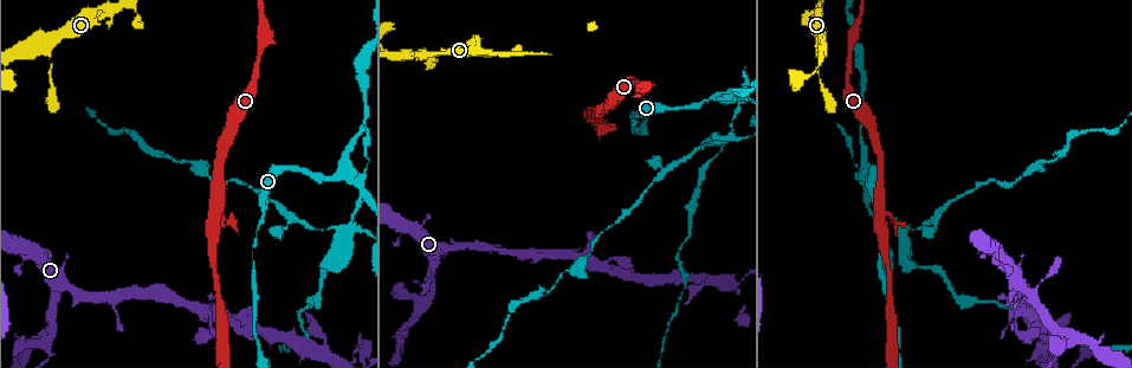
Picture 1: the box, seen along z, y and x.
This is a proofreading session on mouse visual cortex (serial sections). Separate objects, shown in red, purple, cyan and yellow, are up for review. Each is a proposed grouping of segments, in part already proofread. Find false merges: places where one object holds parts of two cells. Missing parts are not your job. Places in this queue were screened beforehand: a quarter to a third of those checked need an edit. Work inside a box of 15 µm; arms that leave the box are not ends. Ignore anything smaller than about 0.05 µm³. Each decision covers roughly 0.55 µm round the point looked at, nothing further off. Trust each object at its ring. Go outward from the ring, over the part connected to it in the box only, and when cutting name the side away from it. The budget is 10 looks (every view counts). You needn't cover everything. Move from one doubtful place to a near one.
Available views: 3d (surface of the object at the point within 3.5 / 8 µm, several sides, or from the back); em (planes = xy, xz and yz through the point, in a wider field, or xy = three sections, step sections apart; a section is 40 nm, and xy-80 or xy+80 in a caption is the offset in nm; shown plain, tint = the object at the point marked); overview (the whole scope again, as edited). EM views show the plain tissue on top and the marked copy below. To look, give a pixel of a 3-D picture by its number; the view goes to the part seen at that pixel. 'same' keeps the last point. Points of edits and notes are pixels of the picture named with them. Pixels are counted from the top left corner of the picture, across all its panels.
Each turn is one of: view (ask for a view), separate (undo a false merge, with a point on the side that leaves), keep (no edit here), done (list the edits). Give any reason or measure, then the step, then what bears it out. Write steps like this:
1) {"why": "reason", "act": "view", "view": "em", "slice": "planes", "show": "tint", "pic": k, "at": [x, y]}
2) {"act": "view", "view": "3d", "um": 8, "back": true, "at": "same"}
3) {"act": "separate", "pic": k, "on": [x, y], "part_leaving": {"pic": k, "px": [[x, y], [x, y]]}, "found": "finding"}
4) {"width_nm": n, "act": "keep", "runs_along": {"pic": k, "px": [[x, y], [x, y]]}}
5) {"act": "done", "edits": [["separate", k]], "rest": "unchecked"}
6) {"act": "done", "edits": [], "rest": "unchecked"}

{"why": "arms part here", "act": "view", "view": "3d", "um": 3.5, "pic": 1, "at": [215, 213]}

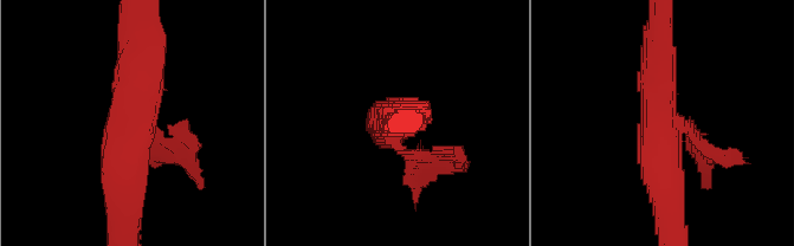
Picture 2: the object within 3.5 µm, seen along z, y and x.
{"act": "view", "view": "em", "slice": "xy", "step": 5, "show": "tint", "pic": 2, "at": [127, 122]}

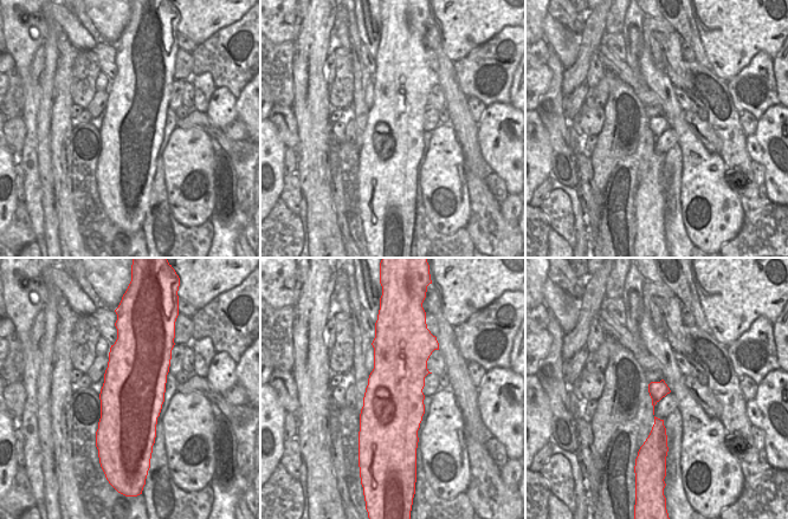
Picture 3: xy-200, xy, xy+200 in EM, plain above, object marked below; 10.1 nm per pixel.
{"act": "separate", "pic": 2, "on": [185, 133], "part_leaving": {"pic": 2, "px": [[405, 150], [467, 168]]}, "found": "two cells meet here"}

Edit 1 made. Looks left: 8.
{"act": "view", "view": "overview"}

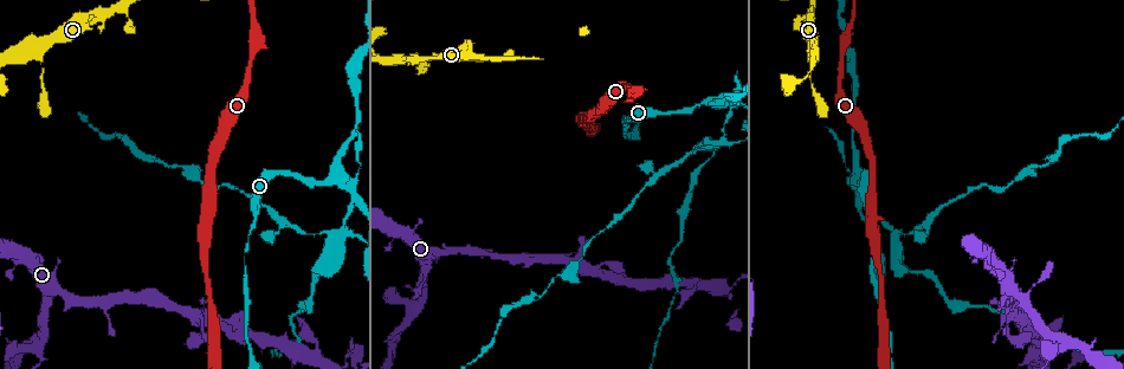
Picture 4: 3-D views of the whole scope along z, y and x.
{"why": "sharp bend", "act": "view", "view": "3d", "um": 3.5, "back": true, "pic": 4, "at": [502, 57]}

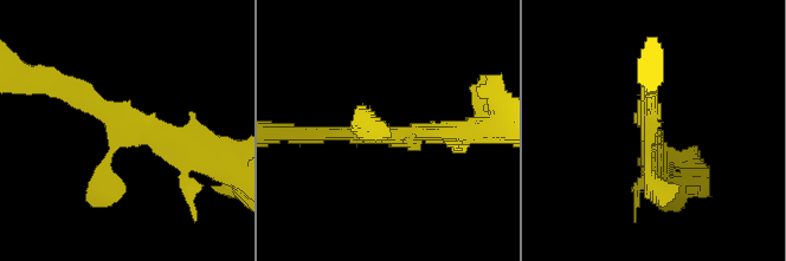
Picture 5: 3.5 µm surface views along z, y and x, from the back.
{"why": "need the tissue", "act": "view", "view": "em", "slice": "xy", "step": 3, "show": "tint", "pic": 5, "at": [646, 140]}

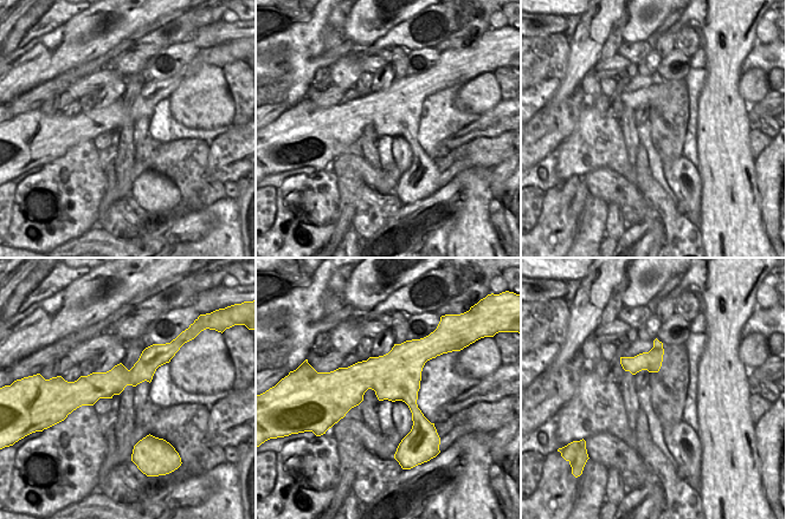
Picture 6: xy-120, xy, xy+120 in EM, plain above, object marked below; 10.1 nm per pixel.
{"act": "keep", "found": "one cell here"}

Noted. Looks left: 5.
{"why": "four arms meet", "act": "view", "view": "3d", "um": 3.5, "pic": 4, "at": [855, 183]}

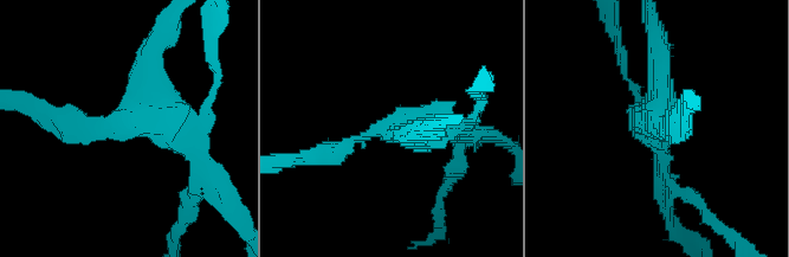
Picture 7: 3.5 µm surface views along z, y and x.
{"arms": 4, "arm_widths_nm": [150, 150, 250, 300], "act": "view", "view": "em", "slice": "planes", "show": "tint", "pic": 7, "at": [653, 123]}

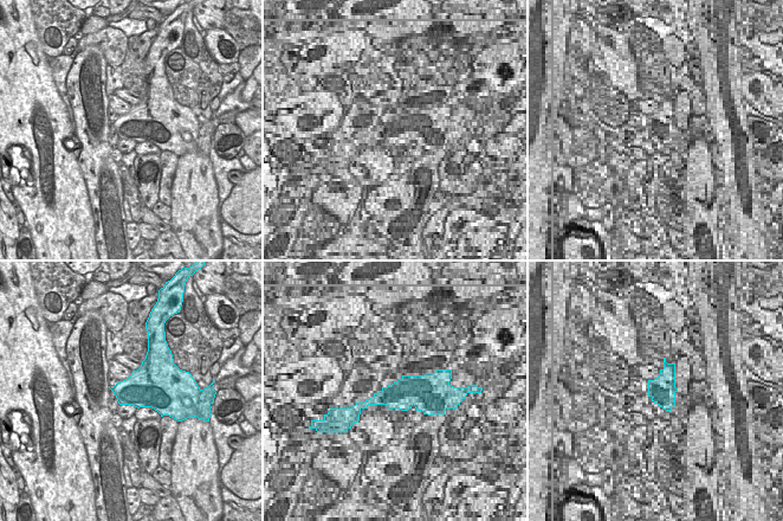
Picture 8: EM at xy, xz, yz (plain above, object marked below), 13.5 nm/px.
{"width_nm": 550, "act": "keep", "runs_along": {"pic": 7, "px": [[70, 124], [161, 121], [193, 172]]}, "found": "continuous, no second cell"}

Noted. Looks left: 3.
{"why": "three arms meet", "act": "view", "view": "3d", "um": 3.5, "pic": 4, "at": [423, 267]}

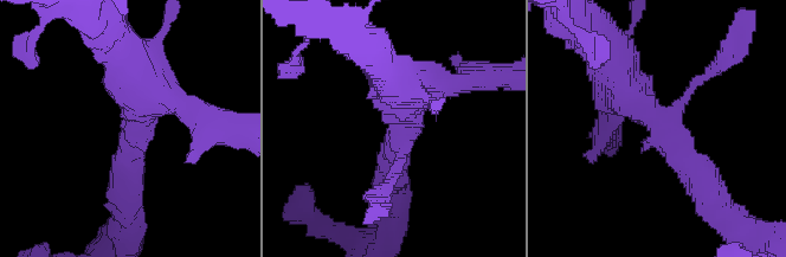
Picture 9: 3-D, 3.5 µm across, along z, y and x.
{"arms": 3, "arm_widths_nm": [150, 350, 600], "act": "view", "view": "em", "slice": "xy", "step": 2, "show": "tint", "pic": 9, "at": [664, 124]}

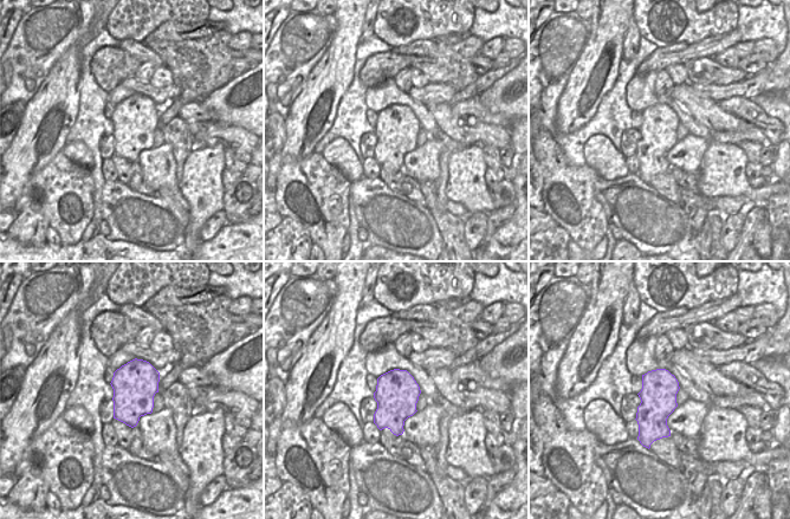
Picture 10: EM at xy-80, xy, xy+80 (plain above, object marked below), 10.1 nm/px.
{"act": "keep", "runs_along": {"pic": 9, "px": [[614, 70], [672, 135], [708, 190]]}, "found": "all the same cell"}

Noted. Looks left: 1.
{"act": "done", "edits": [["separate", 2]], "rest": "unchecked"}

